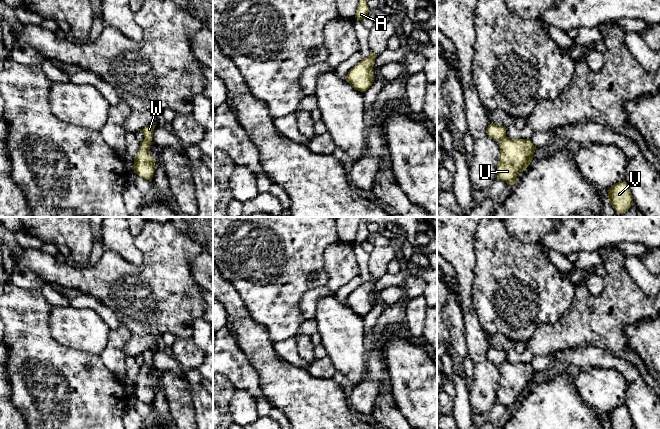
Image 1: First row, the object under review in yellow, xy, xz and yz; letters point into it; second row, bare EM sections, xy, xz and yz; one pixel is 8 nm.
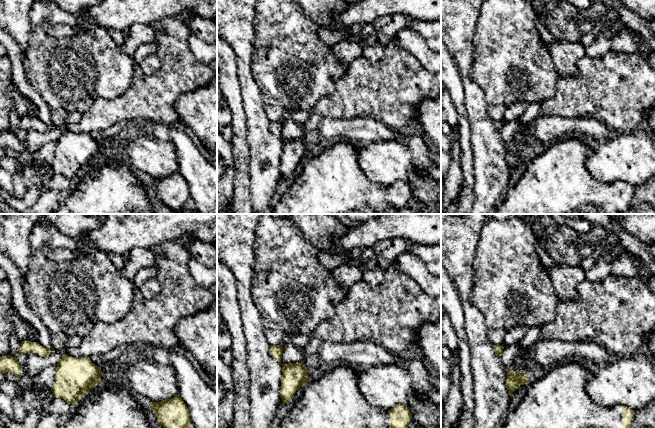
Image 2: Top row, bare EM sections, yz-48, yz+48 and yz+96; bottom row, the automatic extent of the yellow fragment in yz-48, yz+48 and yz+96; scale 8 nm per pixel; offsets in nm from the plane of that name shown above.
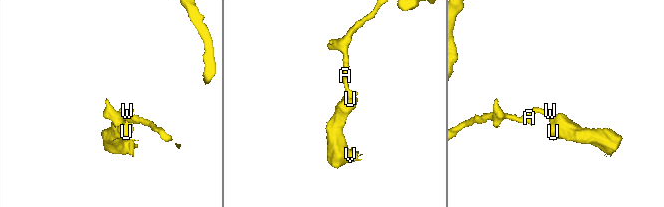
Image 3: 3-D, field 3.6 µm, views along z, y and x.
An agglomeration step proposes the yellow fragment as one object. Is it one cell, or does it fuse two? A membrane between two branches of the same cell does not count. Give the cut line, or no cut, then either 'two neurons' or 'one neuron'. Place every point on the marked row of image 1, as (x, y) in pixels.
yz (505, 135), (499, 141) | two neurons

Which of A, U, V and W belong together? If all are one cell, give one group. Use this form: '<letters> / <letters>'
A W / U V

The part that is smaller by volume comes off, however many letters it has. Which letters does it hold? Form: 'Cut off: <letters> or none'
Cut off: U, V

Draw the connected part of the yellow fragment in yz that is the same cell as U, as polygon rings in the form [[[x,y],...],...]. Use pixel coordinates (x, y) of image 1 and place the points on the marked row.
[[[507,136],[499,141],[499,147],[497,177],[513,185],[518,180],[518,174],[525,171],[533,160],[533,154],[537,148],[530,138],[514,140]]]

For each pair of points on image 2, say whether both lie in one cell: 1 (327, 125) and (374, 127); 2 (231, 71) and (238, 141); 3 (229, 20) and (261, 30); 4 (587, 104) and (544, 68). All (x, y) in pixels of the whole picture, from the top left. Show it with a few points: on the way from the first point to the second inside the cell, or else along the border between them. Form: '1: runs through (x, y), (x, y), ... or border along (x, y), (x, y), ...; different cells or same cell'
1: runs through (339, 128), (362, 128); same cell
2: runs through (231, 88), (238, 112), (238, 124); same cell
3: border along (256, 10), (253, 26), (253, 52); different cells
4: border along (561, 77), (557, 81), (555, 93), (545, 99); different cells

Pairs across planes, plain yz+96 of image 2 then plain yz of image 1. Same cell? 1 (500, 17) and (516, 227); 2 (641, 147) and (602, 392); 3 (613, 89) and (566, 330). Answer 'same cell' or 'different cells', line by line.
1: different cells
2: same cell
3: same cell

